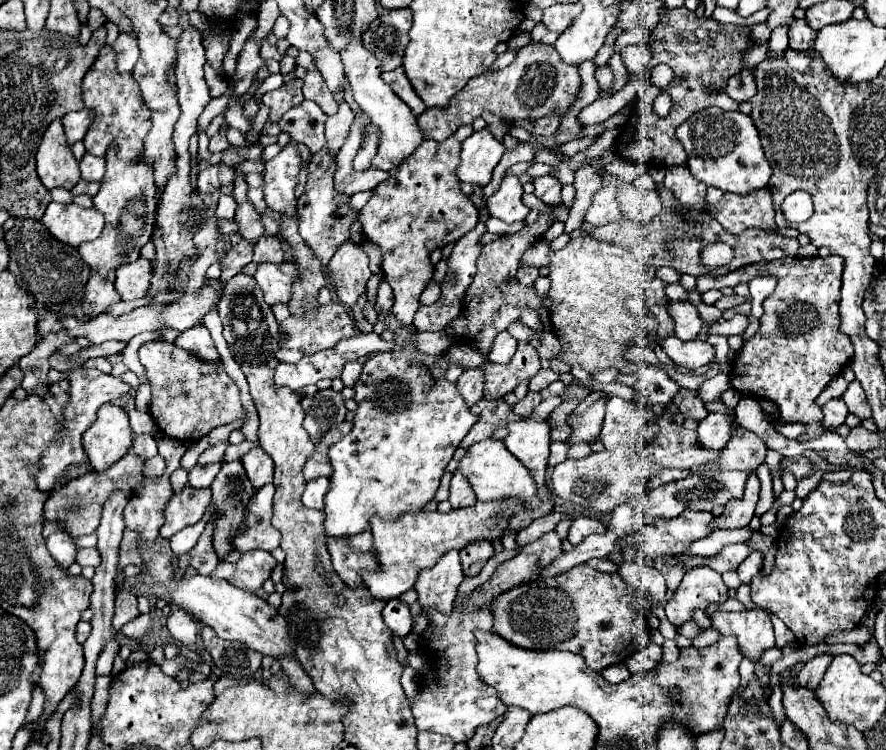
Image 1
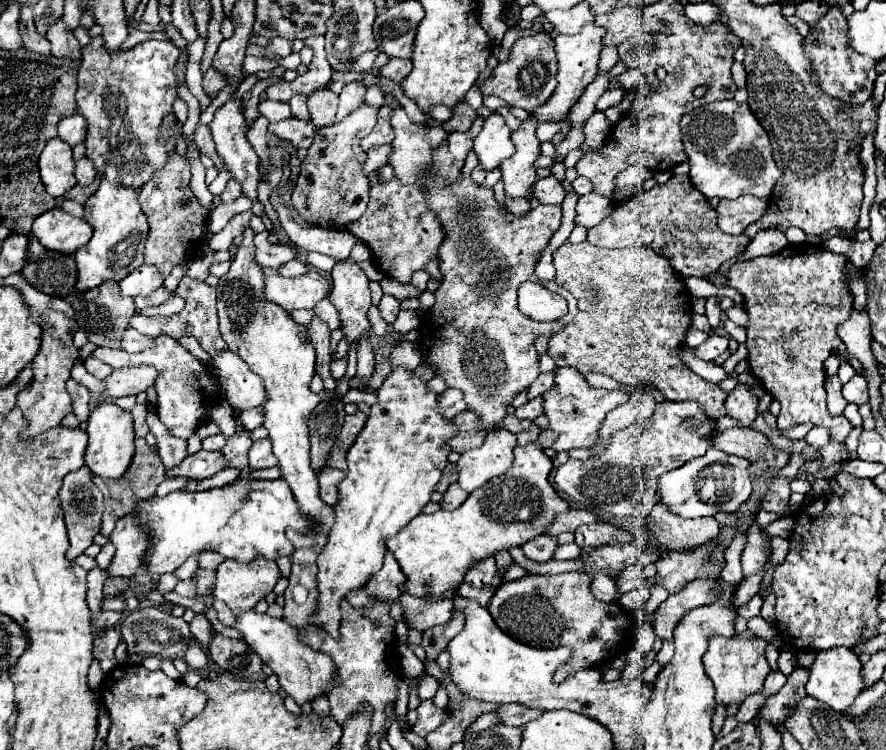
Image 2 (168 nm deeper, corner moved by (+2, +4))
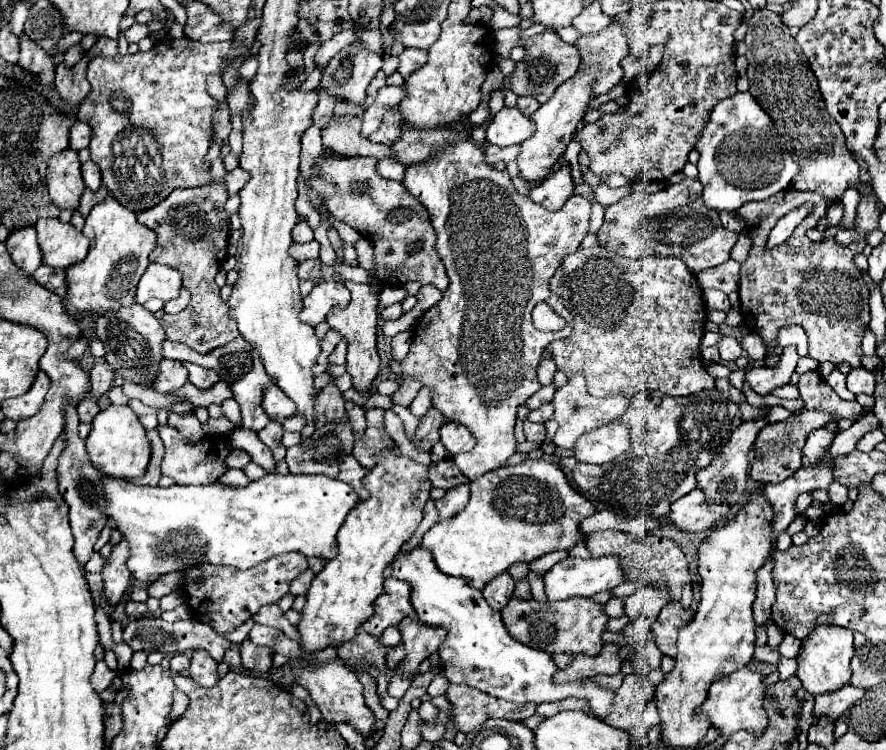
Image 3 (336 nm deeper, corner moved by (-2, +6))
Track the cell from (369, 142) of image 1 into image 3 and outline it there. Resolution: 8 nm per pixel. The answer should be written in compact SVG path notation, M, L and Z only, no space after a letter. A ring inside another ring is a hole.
M397 107L389 109L389 111L385 113L385 119L383 119L381 129L379 129L377 133L369 135L369 139L371 139L373 143L393 145L395 141L401 139L401 119L403 119L403 117L401 117L401 113L399 113Z

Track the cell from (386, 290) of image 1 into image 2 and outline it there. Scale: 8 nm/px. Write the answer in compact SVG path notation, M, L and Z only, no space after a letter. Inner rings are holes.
M383 295L381 303L379 303L379 311L387 323L393 323L397 319L397 313L399 313L399 301L391 295Z

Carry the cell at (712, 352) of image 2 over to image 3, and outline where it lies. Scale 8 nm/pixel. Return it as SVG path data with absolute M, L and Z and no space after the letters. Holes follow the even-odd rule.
M725 335L721 341L719 341L719 353L721 353L721 359L725 361L725 363L735 363L737 361L737 357L741 357L743 355L743 347L741 347L741 343L735 339L735 337L729 337L729 335Z

